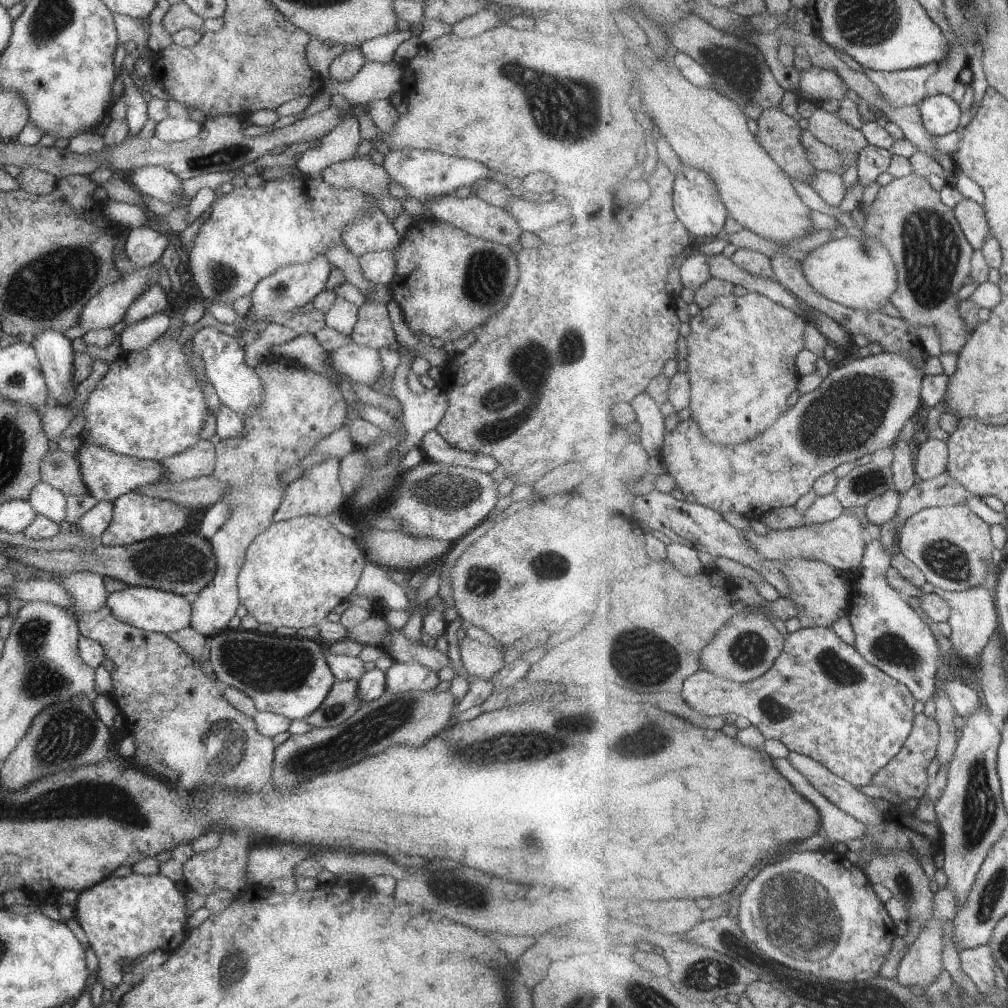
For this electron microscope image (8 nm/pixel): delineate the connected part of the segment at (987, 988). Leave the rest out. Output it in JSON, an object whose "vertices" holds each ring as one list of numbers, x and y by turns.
{"vertices":[[989,944,978,949,969,949,960,954,962,969,977,986,981,994,995,992,995,969,997,963]]}

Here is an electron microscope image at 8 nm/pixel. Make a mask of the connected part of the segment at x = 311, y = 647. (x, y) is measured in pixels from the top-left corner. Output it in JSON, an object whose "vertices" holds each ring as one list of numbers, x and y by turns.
{"vertices":[[225,628,206,637,206,642,209,668,217,681,244,692,258,711,283,715,291,721,310,715,336,681,321,648,300,636,280,637,257,630]]}

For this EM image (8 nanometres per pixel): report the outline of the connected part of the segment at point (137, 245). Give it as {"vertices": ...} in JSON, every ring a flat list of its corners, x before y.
{"vertices":[[145,225,130,229,126,235,125,254,133,267,147,267,159,262,174,243]]}

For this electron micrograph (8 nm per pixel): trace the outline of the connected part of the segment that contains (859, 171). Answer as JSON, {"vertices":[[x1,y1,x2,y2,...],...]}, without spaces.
{"vertices":[[869,144,859,152,857,160,856,174,857,183,860,187,871,186,883,172,888,172,892,161,892,154,887,149,879,148,874,144]]}

